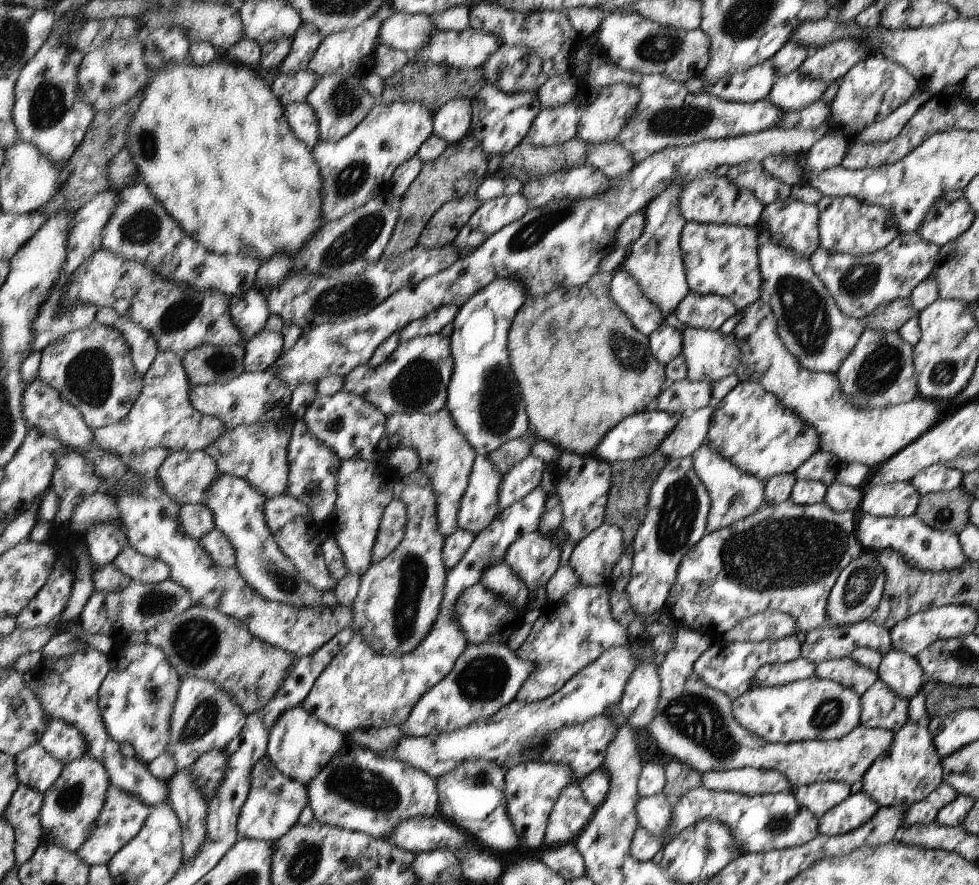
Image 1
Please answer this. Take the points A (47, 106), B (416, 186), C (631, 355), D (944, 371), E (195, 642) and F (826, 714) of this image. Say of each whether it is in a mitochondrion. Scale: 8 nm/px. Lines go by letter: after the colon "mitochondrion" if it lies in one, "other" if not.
A: mitochondrion
B: other
C: mitochondrion
D: mitochondrion
E: mitochondrion
F: mitochondrion

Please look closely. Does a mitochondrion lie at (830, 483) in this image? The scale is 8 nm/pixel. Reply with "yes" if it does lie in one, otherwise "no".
no

